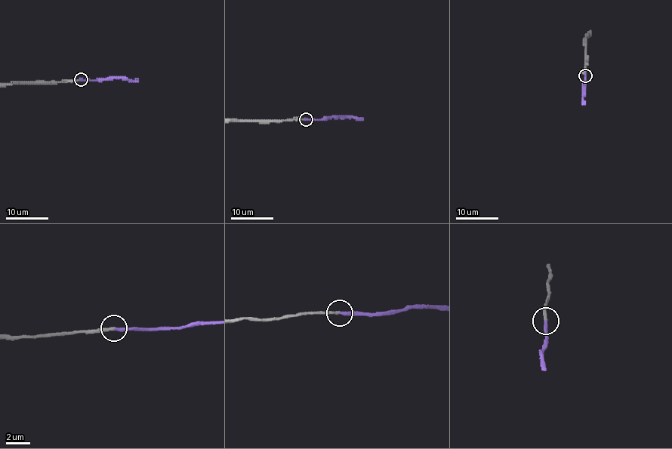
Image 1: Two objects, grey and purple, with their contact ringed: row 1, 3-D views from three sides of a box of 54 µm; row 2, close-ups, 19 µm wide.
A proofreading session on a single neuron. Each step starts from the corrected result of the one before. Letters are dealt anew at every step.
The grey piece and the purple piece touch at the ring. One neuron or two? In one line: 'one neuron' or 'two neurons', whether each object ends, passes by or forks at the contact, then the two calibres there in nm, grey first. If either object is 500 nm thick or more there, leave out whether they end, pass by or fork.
one neuron | grey ends | purple ends | 240/280 nm

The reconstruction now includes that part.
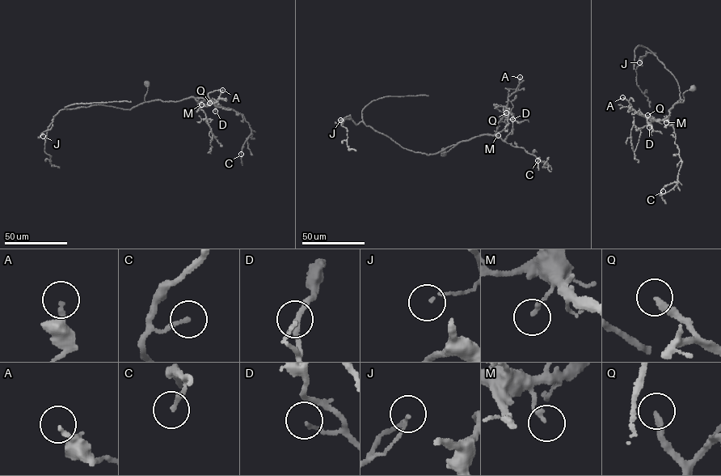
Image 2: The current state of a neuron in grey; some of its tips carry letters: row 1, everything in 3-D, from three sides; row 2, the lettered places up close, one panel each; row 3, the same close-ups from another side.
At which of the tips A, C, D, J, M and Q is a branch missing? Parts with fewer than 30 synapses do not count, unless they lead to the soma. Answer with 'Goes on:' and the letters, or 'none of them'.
Goes on: Q

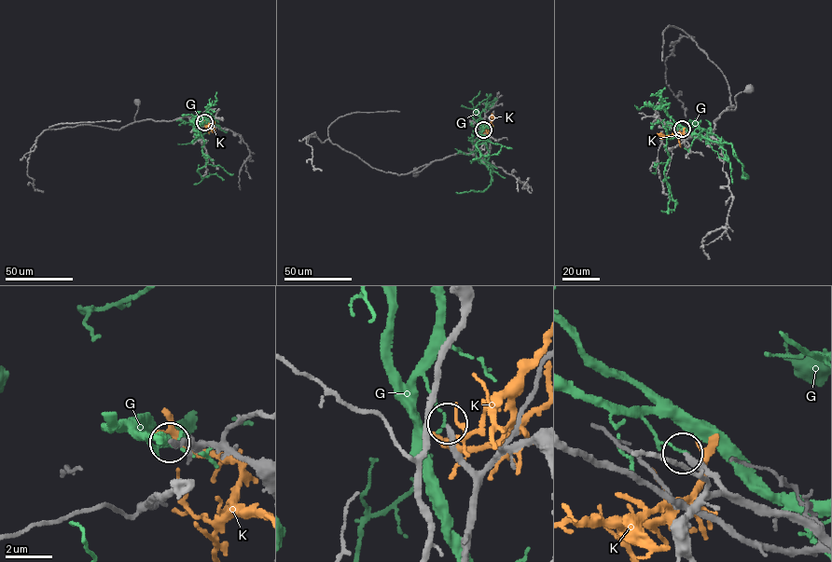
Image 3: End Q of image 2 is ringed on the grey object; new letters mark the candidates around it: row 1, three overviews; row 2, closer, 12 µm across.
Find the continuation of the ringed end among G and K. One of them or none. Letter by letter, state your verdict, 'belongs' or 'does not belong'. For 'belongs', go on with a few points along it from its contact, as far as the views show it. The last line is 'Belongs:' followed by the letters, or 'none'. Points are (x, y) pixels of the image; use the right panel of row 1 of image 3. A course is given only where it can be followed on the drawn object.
G: does not belong
K: does not belong
Belongs: none

